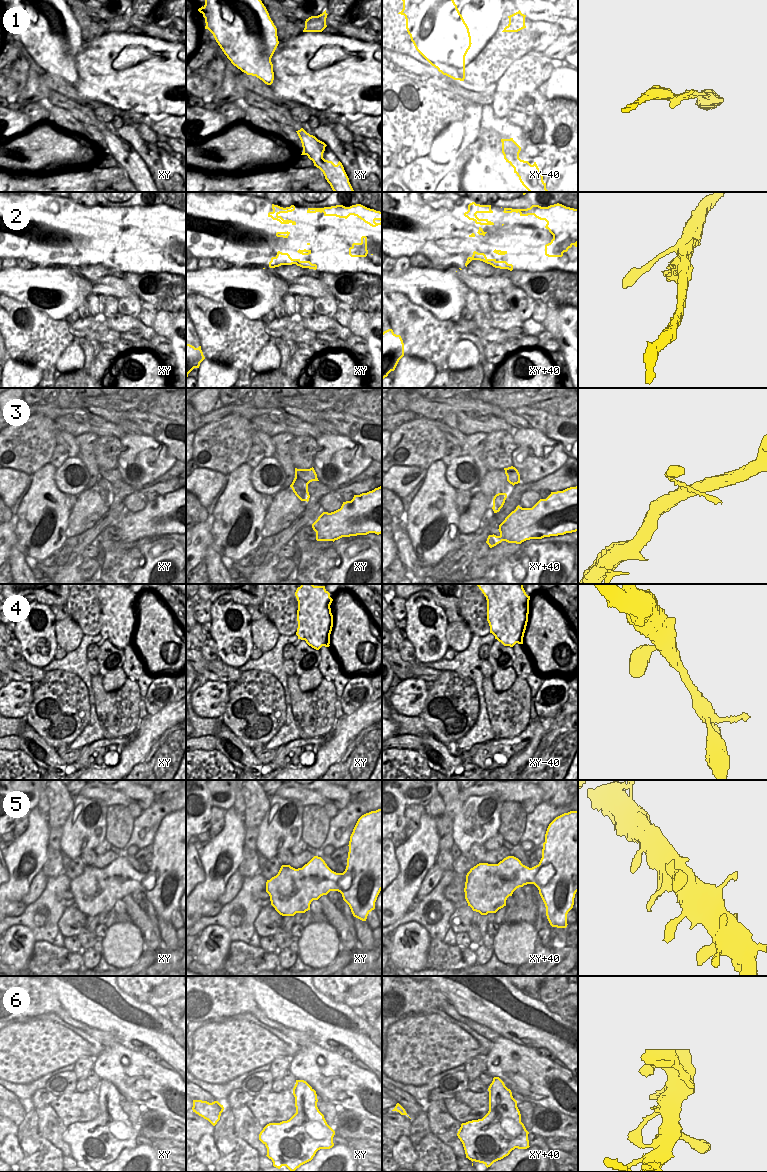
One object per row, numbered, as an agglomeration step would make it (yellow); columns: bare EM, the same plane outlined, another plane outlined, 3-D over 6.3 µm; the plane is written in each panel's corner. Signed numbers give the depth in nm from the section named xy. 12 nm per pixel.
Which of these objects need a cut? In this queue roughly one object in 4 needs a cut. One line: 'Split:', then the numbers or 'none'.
Split: none

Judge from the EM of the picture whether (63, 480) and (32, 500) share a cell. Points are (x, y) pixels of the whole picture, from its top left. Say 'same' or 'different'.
different

